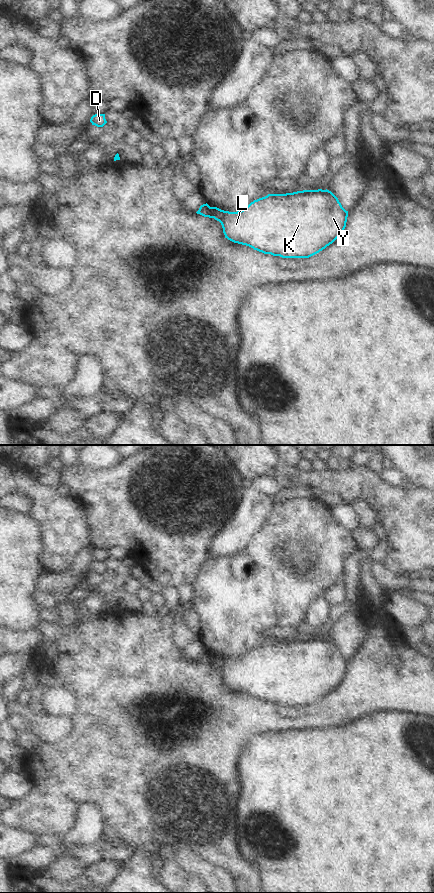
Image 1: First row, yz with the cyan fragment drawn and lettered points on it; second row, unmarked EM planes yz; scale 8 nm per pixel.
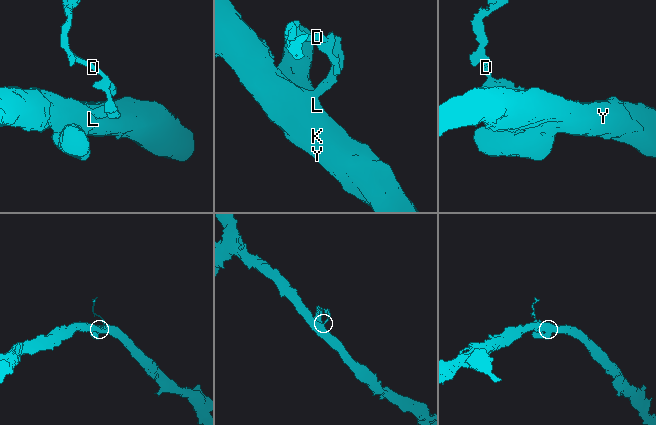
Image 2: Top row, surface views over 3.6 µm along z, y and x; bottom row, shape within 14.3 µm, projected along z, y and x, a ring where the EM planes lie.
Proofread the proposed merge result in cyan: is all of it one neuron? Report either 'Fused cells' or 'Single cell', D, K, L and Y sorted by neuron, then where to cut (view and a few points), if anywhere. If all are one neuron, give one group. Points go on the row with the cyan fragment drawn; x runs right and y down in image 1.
Fused cells. Groups: D / K L Y. Split along yz (209, 207), (214, 217).

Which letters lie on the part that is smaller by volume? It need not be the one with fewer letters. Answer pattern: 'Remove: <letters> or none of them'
Remove: D

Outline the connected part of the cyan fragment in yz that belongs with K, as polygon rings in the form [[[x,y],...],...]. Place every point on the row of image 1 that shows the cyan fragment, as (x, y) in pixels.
[[[327,189],[268,194],[254,200],[245,209],[237,212],[224,211],[217,207],[210,207],[210,209],[214,213],[214,219],[221,223],[225,238],[264,254],[282,258],[309,258],[319,253],[343,233],[348,217],[348,211],[342,207],[338,198]]]

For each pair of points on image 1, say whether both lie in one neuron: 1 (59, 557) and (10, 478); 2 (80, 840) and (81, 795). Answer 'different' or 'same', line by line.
1: same
2: different

